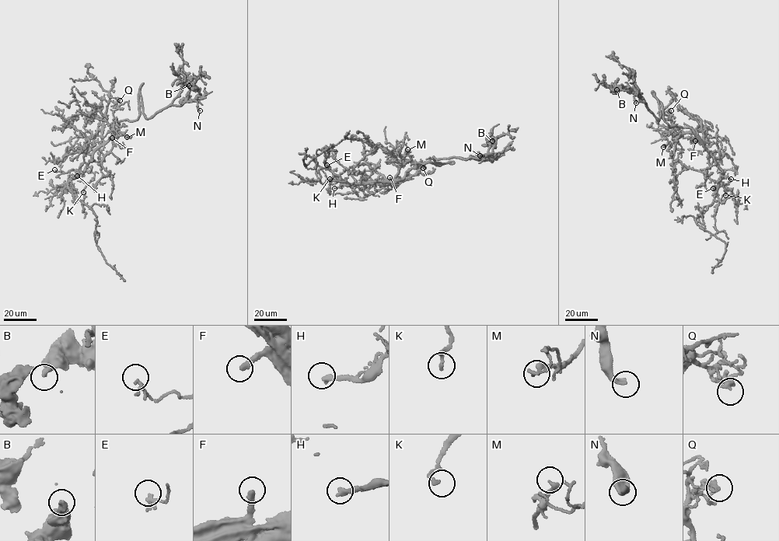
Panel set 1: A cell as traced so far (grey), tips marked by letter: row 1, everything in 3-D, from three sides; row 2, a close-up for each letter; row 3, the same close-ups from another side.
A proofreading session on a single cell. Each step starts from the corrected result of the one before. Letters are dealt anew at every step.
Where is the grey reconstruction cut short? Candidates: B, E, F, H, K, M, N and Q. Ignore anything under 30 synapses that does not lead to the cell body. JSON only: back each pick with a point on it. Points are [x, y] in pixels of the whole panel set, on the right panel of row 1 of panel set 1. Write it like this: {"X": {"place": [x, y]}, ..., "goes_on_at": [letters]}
{"F": {"place": [695, 141]}, "N": {"place": [636, 102]}, "goes_on_at": ["F", "N"]}

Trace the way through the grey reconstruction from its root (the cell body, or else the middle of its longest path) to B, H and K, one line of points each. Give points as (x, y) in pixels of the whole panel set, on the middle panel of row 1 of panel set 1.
B: (389, 180), (403, 178), (417, 163), (444, 164), (433, 156), (478, 158), (487, 152), (492, 141)
H: (389, 180), (344, 183), (340, 187), (334, 188)
K: (389, 180), (346, 184), (348, 186), (350, 183), (345, 181), (330, 179)

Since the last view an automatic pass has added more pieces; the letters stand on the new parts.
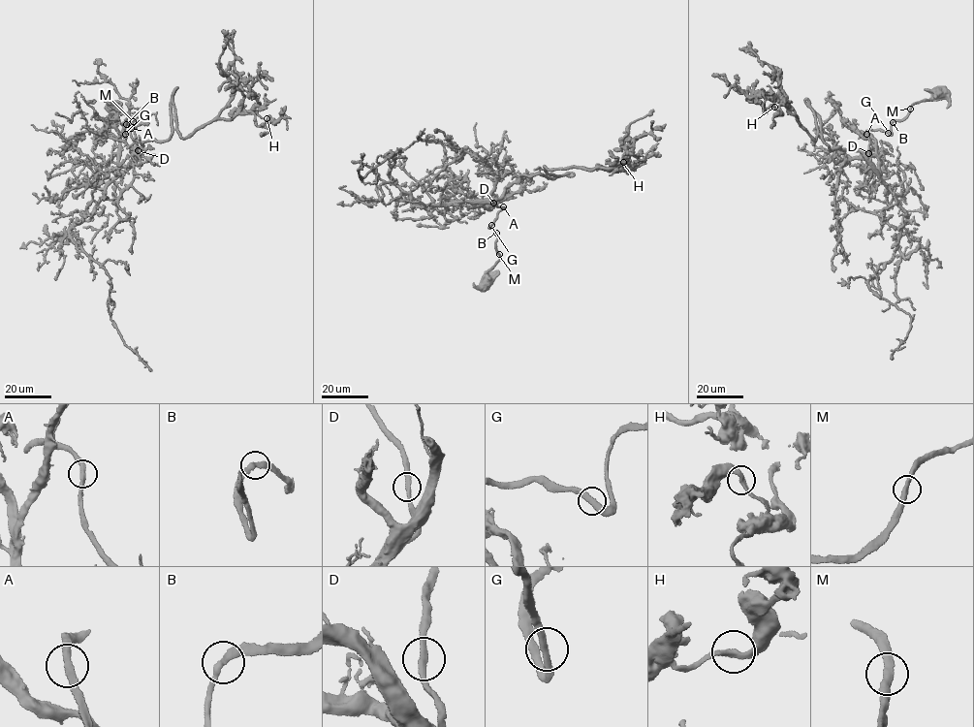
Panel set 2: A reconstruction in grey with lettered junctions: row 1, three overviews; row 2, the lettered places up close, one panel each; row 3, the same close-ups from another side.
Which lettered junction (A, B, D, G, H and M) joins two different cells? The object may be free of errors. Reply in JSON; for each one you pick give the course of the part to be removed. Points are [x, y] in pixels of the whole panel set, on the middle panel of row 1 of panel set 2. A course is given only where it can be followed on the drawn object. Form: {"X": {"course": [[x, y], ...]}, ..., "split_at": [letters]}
{"split_at": []}

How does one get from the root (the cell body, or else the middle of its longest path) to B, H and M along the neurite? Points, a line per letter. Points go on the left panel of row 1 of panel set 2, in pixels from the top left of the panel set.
B: (111, 107), (113, 111), (132, 118), (132, 128), (126, 124)
H: (111, 107), (132, 118), (139, 159), (141, 142), (170, 138), (172, 101), (183, 138), (267, 118)
M: (111, 107), (113, 111), (128, 114), (133, 121)

